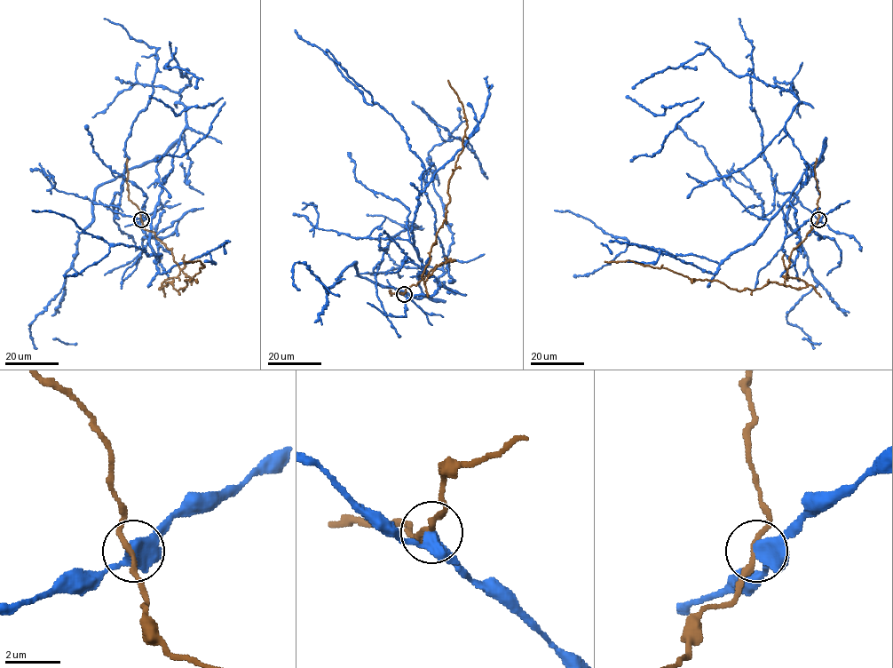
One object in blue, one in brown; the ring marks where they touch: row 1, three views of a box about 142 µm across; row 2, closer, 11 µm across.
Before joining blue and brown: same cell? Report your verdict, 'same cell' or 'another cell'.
another cell

